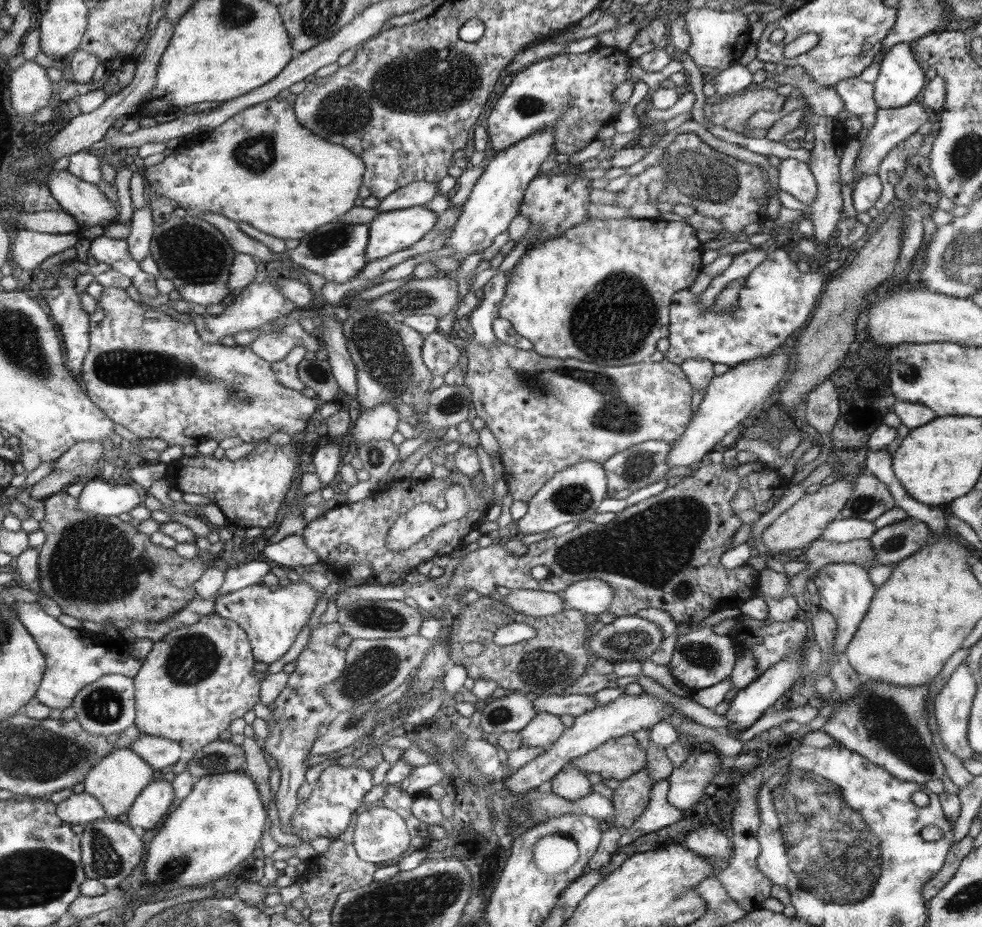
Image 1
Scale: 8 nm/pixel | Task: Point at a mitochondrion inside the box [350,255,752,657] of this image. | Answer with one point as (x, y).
(678, 521)

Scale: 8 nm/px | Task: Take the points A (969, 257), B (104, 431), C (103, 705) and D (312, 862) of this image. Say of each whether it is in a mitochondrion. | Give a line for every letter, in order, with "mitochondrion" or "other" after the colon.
A: mitochondrion
B: other
C: mitochondrion
D: other

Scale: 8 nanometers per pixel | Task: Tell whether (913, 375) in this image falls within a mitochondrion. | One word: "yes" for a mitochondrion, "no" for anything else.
yes

